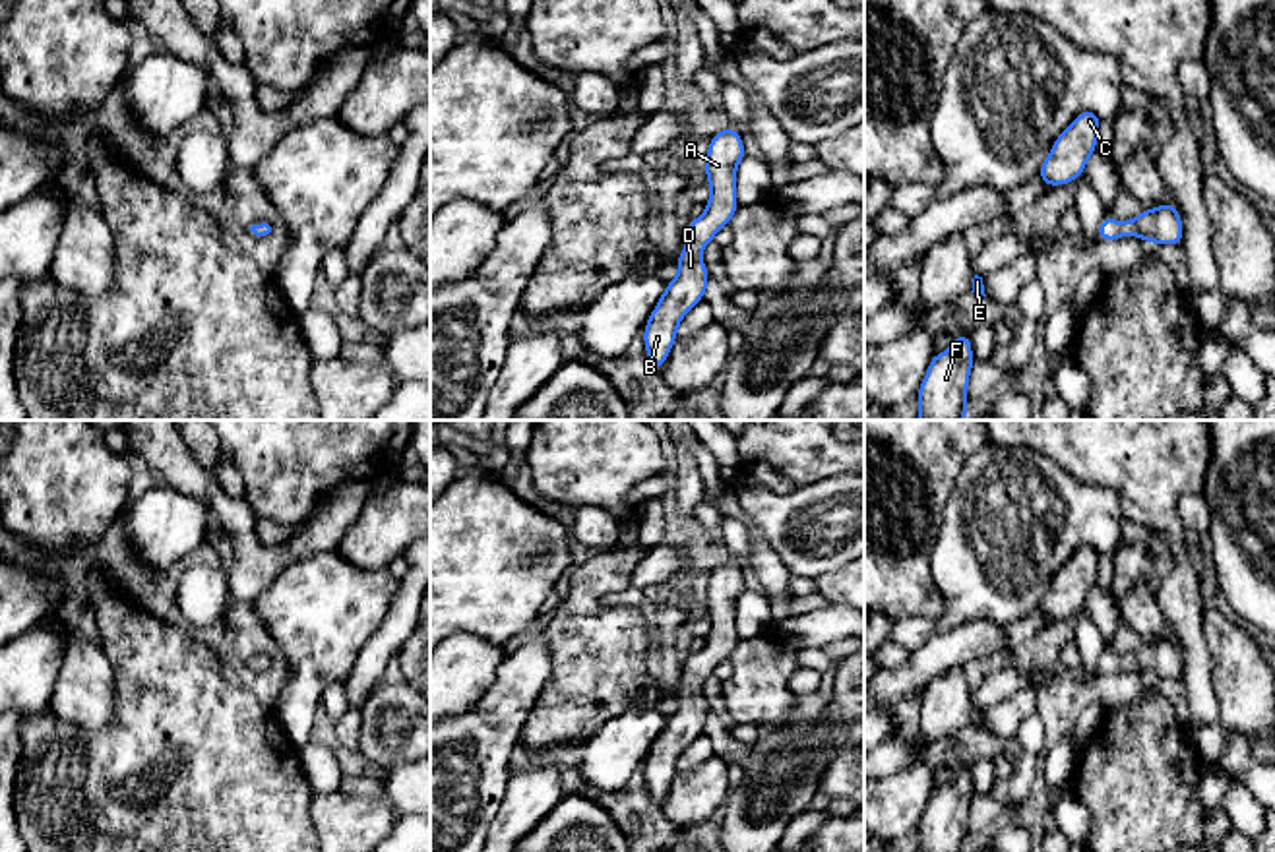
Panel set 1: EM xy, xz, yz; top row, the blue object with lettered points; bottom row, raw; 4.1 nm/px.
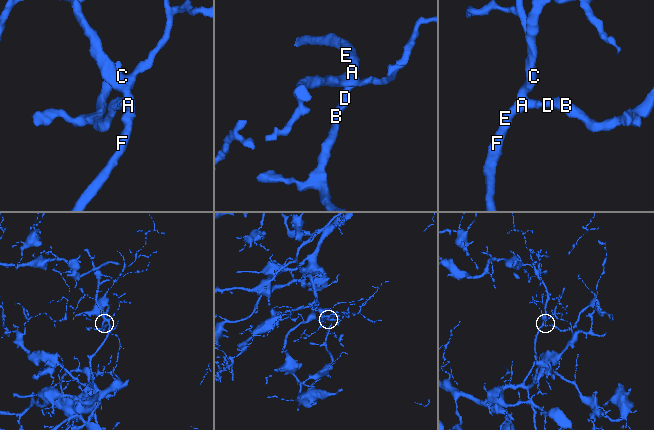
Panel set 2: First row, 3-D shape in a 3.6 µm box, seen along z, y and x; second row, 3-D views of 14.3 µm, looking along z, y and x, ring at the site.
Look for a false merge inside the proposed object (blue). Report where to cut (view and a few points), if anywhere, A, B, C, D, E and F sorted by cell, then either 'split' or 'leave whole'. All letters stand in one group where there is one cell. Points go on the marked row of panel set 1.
cut none; groups A B C D E F; leave whole

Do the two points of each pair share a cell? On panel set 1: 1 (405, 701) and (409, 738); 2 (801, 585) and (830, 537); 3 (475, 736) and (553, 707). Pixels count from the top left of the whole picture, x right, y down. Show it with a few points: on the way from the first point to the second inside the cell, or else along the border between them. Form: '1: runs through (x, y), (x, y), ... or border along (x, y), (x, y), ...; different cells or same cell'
1: runs through (405, 711), (407, 729); same cell
2: border along (793, 574), (814, 579); different cells
3: border along (549, 676), (518, 740); different cells

